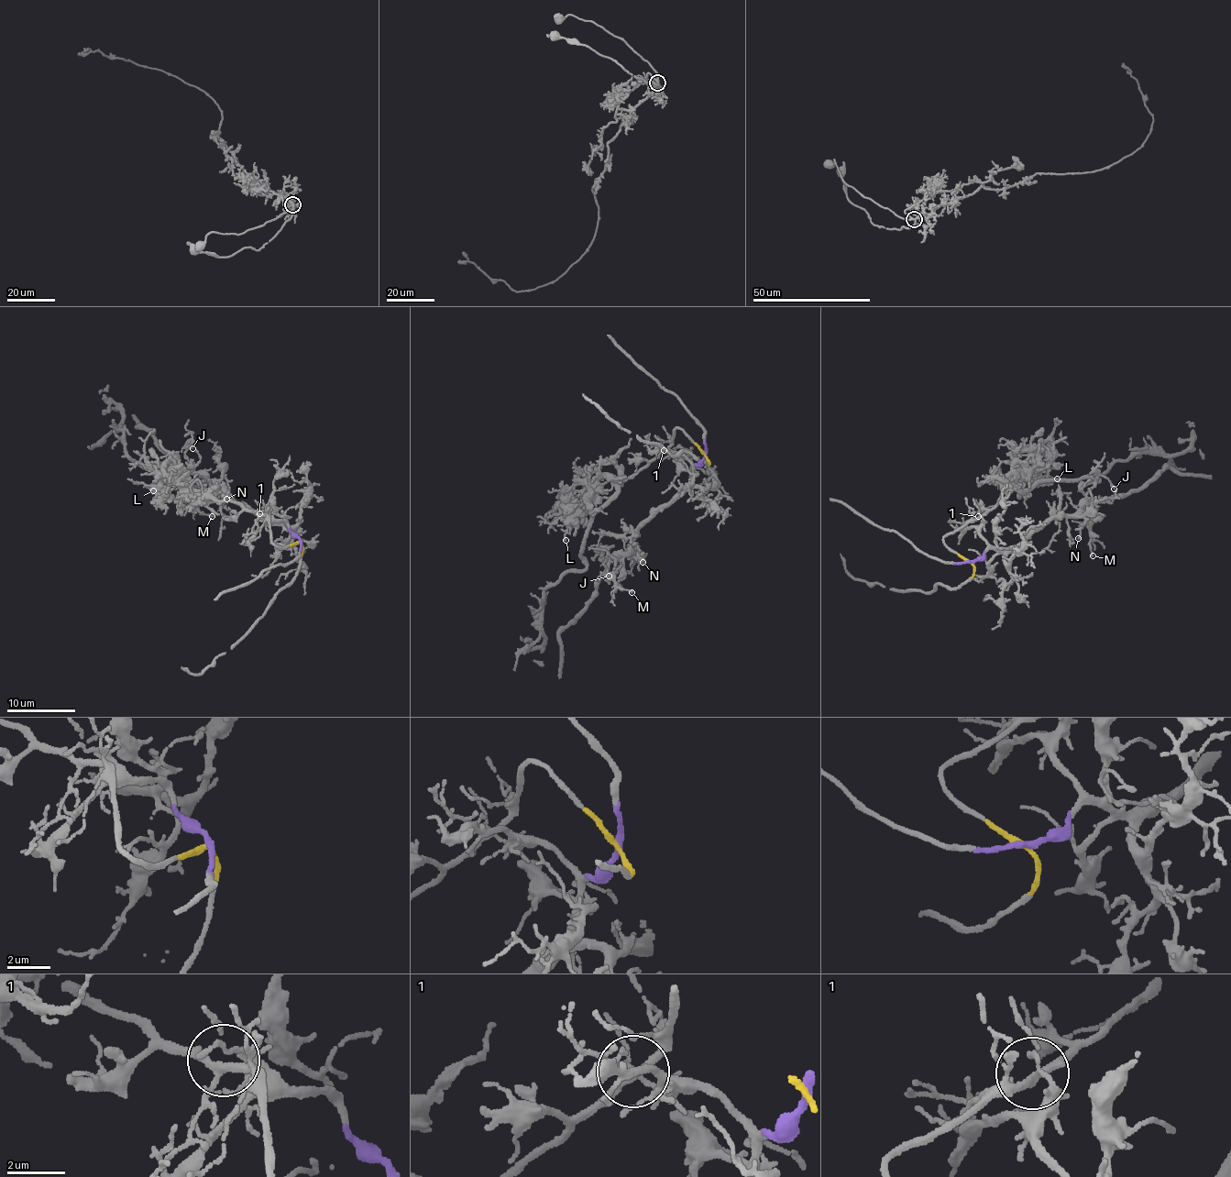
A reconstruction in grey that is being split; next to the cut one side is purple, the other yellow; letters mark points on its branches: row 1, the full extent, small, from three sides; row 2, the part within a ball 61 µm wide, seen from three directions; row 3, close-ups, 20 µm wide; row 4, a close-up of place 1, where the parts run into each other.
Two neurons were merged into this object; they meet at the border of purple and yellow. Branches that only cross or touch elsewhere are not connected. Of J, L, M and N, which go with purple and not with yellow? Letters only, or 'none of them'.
J, M, N

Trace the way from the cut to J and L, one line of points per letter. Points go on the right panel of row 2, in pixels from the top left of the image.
J: (971, 560), (978, 560), (989, 548), (1016, 546), (1049, 521), (1076, 511), (1098, 476), (1104, 475), (1114, 489)
L: (971, 562), (950, 550), (943, 540), (946, 535), (955, 533), (1011, 491), (1014, 472), (1021, 466), (1058, 479)

